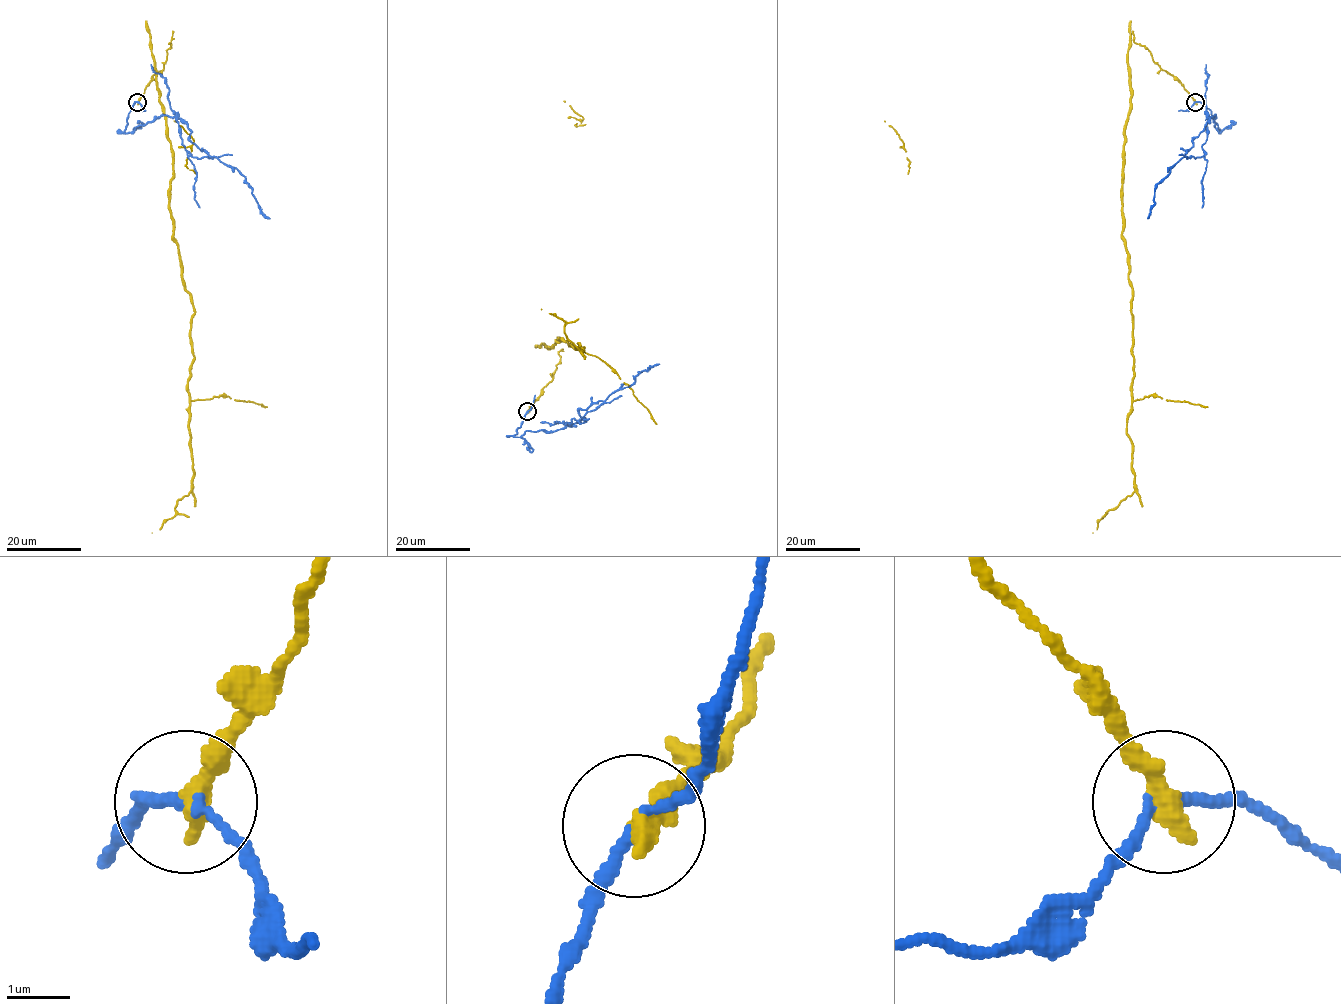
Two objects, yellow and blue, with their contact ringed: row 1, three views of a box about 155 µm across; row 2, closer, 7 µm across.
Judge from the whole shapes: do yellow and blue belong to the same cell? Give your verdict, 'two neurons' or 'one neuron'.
two neurons

